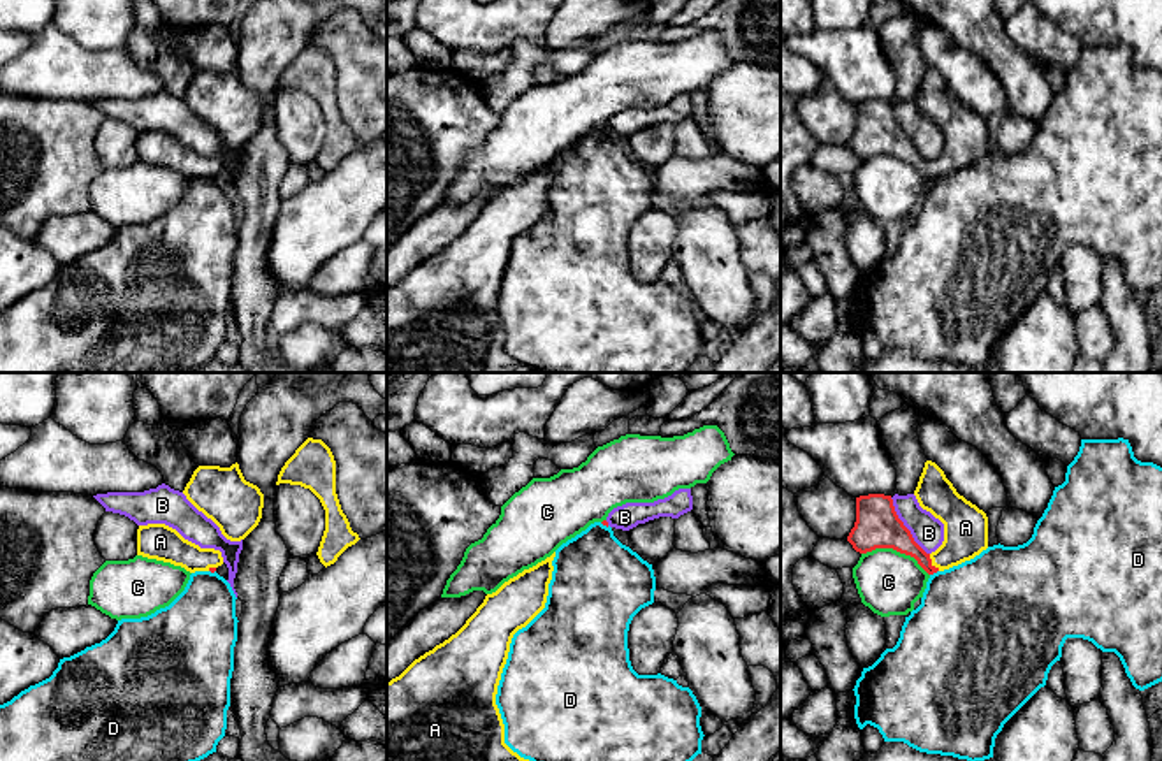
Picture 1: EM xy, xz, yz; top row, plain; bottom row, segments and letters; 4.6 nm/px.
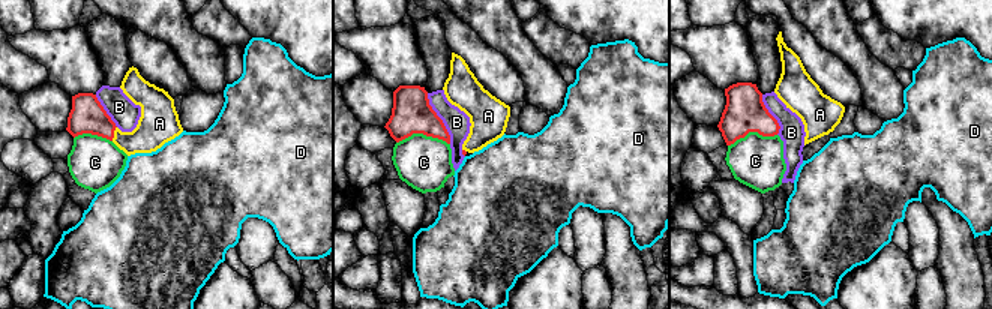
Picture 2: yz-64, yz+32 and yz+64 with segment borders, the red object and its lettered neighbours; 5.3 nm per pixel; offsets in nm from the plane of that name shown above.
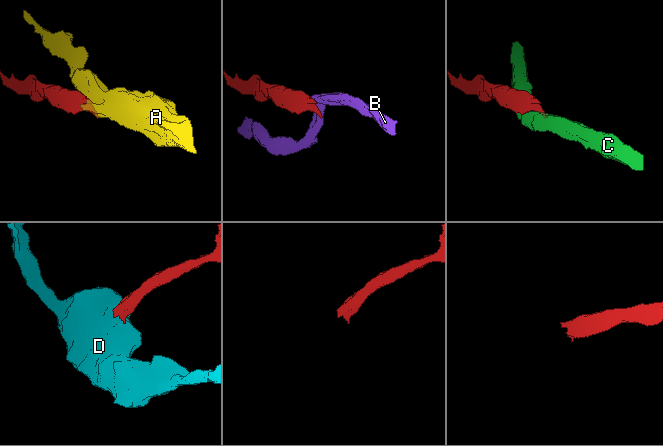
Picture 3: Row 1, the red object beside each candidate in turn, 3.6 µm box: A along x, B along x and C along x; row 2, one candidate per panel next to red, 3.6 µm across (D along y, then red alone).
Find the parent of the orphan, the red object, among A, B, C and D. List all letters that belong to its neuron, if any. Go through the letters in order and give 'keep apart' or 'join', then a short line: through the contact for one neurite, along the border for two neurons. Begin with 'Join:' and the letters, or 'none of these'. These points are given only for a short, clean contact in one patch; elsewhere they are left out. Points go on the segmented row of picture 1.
Join: A
A: join | yz (886, 531), (930, 563), (965, 528)
B: keep apart | yz (890, 498), (897, 517), (929, 554)
C: keep apart | yz (862, 552), (895, 549), (909, 554), (929, 575)
D: keep apart | yz (937, 570), (930, 575)

